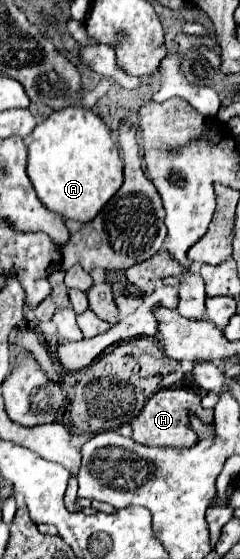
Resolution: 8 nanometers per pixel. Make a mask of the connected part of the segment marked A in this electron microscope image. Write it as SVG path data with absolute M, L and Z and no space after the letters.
M82 106L56 110L32 130L26 172L48 210L78 222L90 222L122 186L118 144L104 120Z

